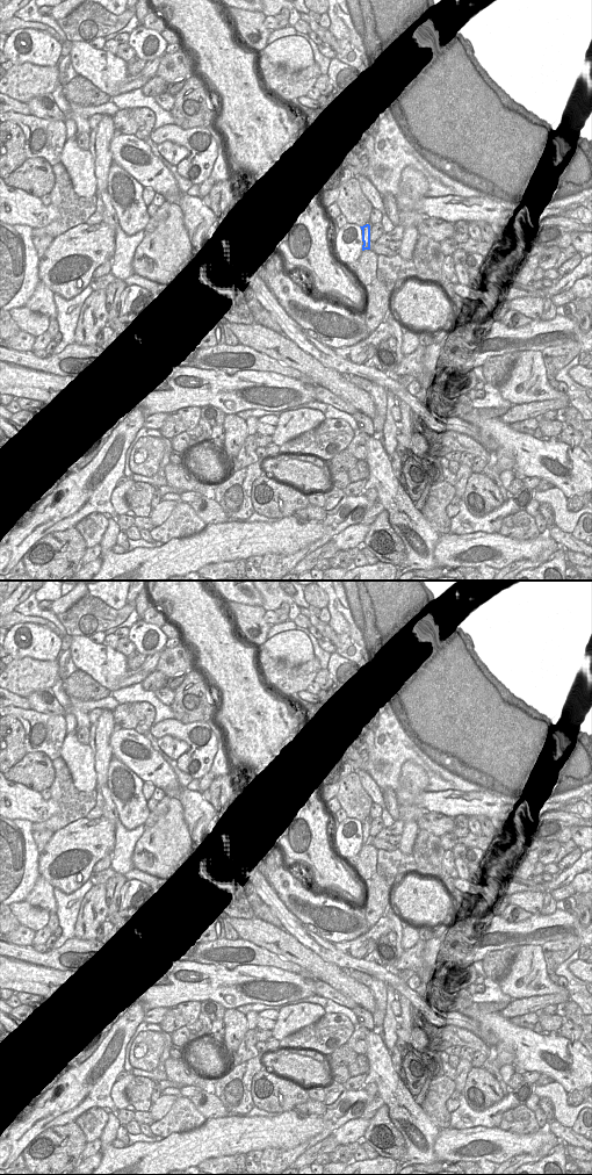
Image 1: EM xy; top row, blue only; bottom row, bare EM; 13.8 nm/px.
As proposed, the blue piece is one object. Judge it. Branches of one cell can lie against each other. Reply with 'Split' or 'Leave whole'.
Leave whole

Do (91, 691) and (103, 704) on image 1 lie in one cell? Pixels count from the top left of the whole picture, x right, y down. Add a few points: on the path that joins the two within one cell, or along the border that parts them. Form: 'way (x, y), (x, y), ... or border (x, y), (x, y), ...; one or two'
border (112, 692), (101, 699); two

